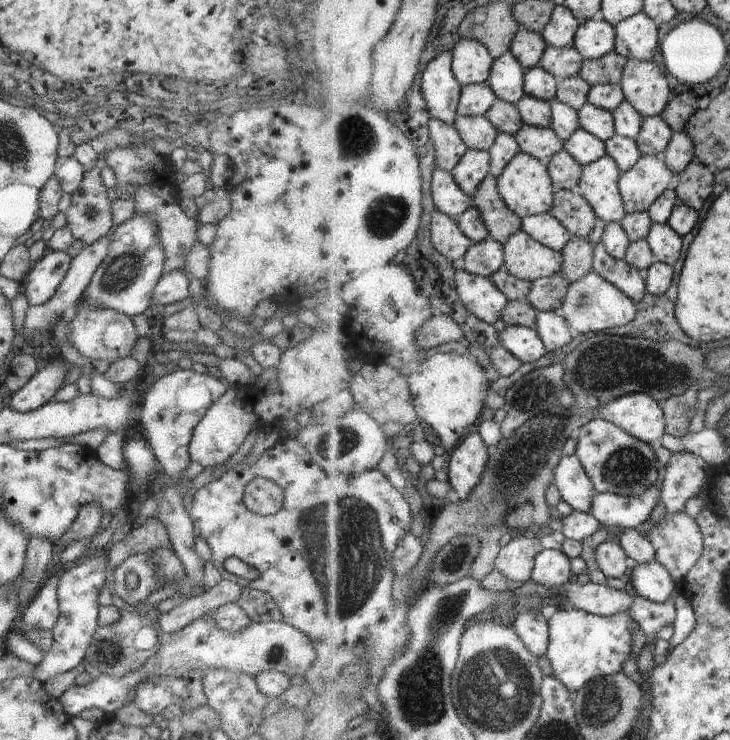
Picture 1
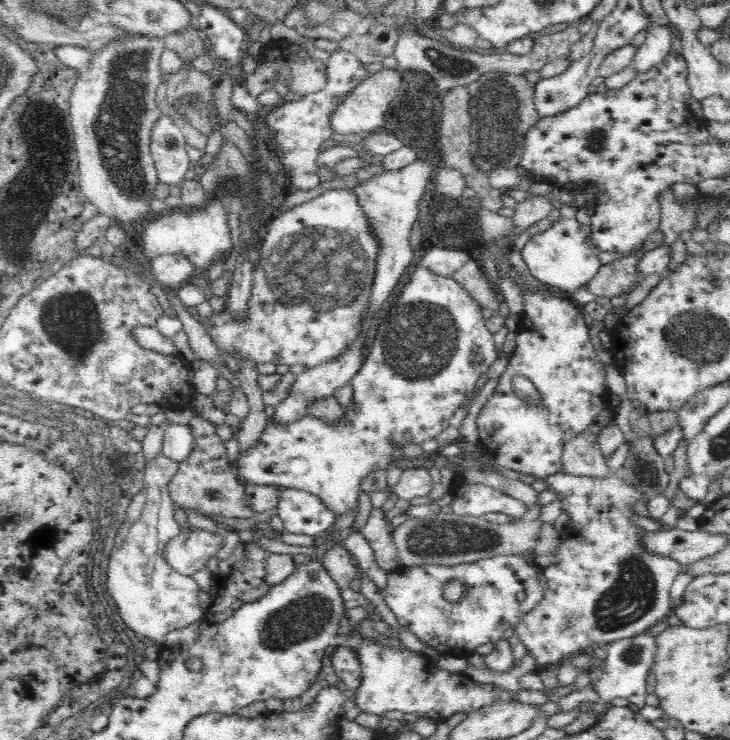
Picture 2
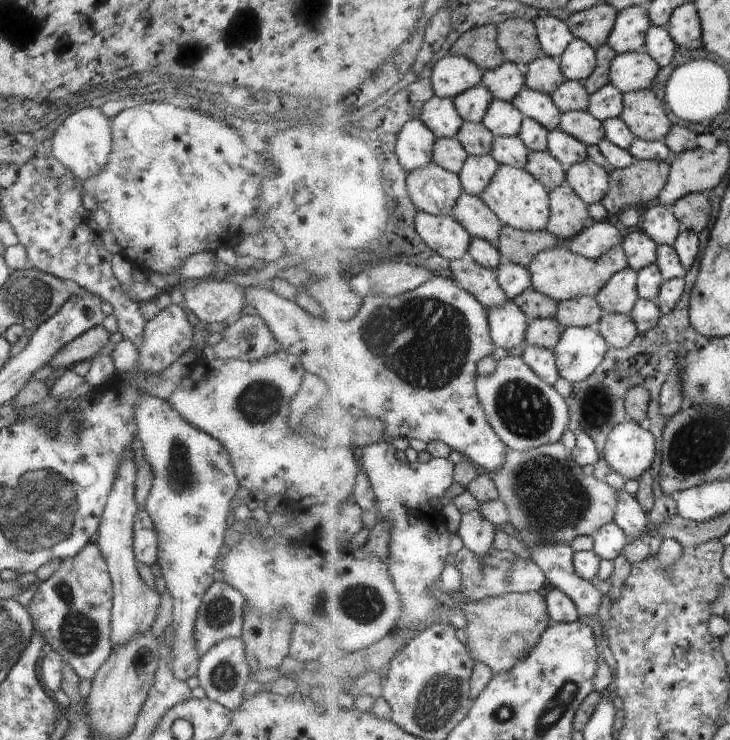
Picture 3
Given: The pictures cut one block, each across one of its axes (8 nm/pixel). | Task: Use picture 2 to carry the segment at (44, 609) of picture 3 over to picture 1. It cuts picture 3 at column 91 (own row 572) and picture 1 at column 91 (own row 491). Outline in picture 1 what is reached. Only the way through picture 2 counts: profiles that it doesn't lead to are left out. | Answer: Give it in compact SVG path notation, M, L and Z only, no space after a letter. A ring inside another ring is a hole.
M100 550L100 552L92 552L86 558L78 559L74 562L74 566L70 564L70 568L66 572L62 572L60 580L56 582L55 592L59 600L60 616L56 622L56 626L52 628L52 646L50 650L43 656L42 662L34 668L34 676L41 683L60 676L62 672L68 672L72 668L76 668L84 660L88 644L94 638L94 632L98 627L98 594L105 584L105 569L108 564L108 553Z

